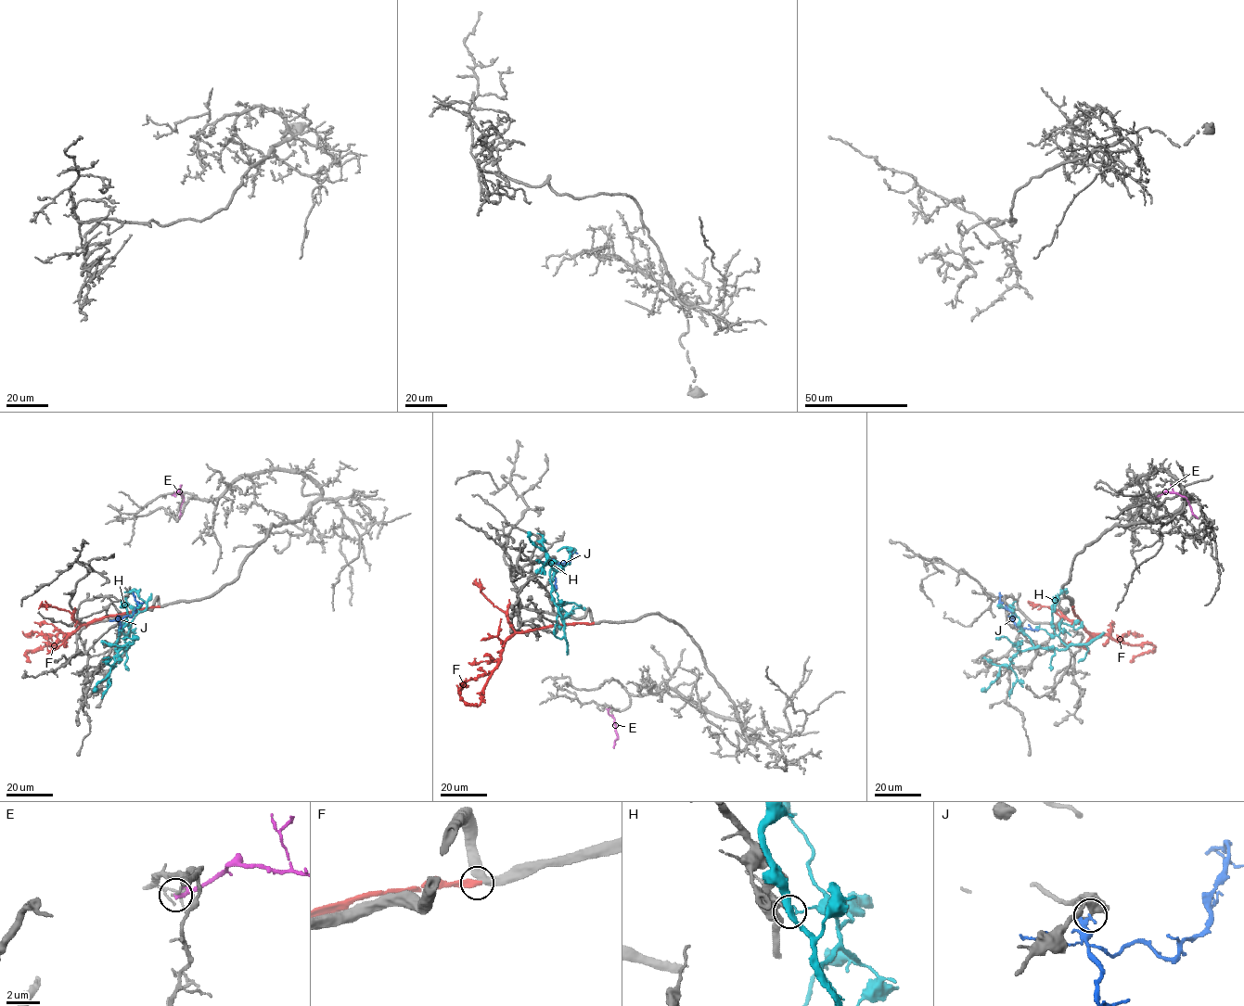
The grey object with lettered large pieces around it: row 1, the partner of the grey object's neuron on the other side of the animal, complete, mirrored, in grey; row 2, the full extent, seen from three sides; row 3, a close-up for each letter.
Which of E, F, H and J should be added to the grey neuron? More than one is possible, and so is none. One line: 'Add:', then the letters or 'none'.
Add: none

